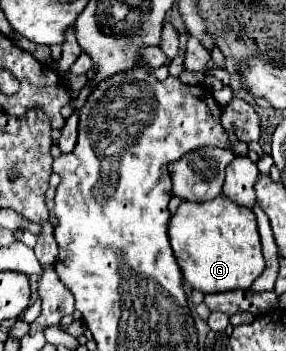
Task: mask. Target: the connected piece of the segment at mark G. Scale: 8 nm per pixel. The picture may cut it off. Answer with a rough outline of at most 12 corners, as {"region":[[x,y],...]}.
{"region":[[182,201],[168,239],[204,295],[264,271],[252,209]]}

